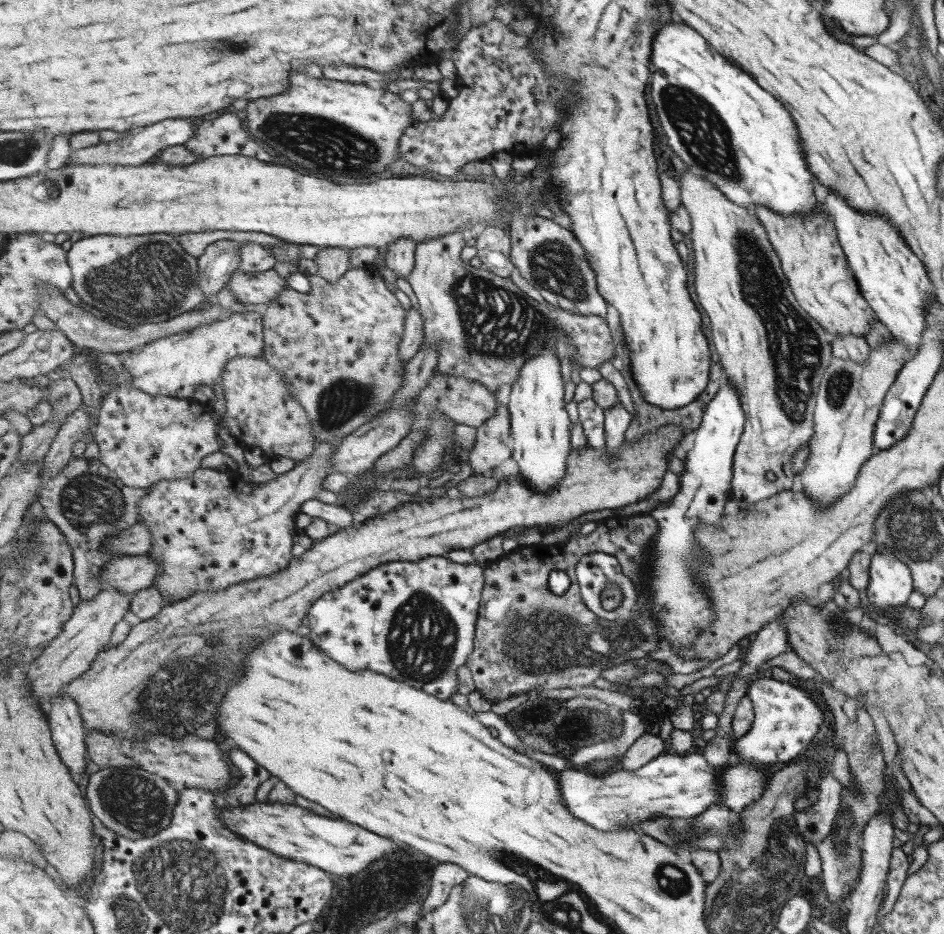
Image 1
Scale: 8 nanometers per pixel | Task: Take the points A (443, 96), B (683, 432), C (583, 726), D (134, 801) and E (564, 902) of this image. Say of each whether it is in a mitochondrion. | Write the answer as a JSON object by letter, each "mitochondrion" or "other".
{"A":"other","B":"other","C":"mitochondrion","D":"mitochondrion","E":"mitochondrion"}

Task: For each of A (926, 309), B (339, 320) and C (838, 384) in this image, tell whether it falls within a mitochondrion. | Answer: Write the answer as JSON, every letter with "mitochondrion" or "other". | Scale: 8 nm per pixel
{"A":"other","B":"other","C":"mitochondrion"}

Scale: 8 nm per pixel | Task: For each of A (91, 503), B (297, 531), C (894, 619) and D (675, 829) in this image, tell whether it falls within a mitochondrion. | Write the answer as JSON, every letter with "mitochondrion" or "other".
{"A":"mitochondrion","B":"other","C":"other","D":"mitochondrion"}

